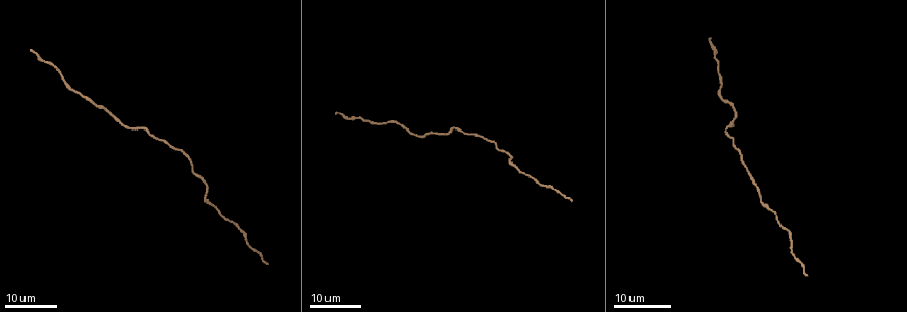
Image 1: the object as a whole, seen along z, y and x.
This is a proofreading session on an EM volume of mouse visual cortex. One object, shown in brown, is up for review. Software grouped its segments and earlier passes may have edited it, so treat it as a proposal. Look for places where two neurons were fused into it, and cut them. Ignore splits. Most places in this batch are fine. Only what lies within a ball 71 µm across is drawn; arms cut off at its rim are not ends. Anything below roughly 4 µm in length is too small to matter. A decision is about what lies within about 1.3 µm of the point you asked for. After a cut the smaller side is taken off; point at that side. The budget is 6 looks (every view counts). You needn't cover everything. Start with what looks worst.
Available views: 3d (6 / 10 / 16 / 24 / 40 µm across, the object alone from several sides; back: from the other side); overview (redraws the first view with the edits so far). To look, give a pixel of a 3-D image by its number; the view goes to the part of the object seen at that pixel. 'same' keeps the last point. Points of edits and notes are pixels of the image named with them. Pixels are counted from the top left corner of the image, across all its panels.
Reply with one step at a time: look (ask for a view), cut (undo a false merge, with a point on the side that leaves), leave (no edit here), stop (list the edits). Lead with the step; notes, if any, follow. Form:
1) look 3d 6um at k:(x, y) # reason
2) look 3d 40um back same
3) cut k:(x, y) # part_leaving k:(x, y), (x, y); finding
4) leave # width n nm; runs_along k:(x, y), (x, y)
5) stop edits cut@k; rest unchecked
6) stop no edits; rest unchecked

look 3d 16um at 1:(206, 195) # calibre changes

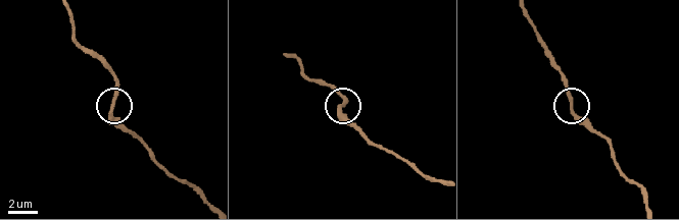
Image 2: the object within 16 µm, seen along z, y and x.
look 3d 6um at 2:(113, 109)

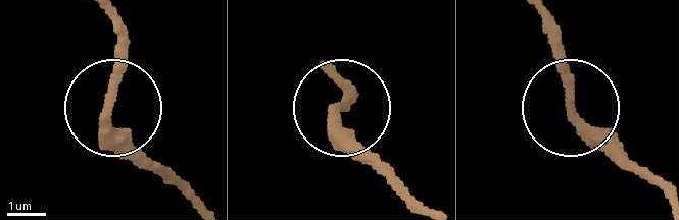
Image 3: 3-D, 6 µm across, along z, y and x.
look 3d 6um back at 3:(334, 107) # from behind

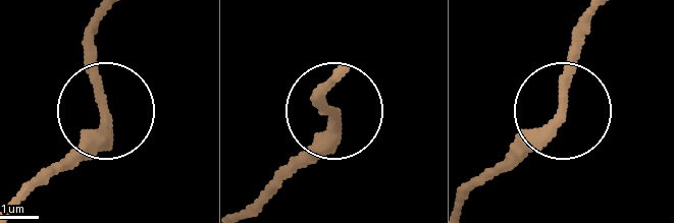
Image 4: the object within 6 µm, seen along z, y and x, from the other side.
leave # width 300 nm; runs_along 4:(342, 77), (322, 97), (331, 106), (328, 125), (286, 171); continuous, no second neuron

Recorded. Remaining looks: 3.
look 3d 24um at 1:(87, 98) # thick turns thin

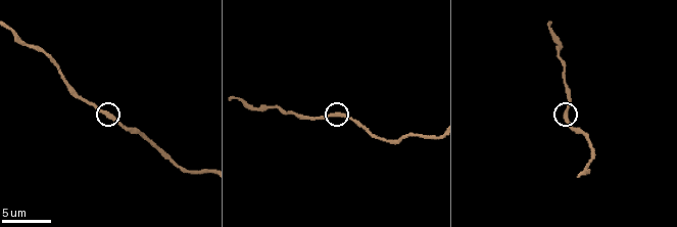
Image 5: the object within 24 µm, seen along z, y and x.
look 3d 6um at 5:(565, 111)

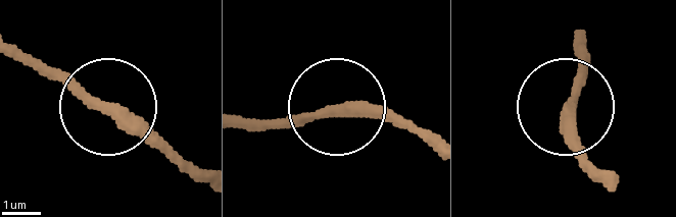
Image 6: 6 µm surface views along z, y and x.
leave # width 340 nm; runs_along 6:(427, 143), (388, 116), (339, 107), (241, 123); one neuron here

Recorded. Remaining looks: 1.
stop no edits; rest unchecked

